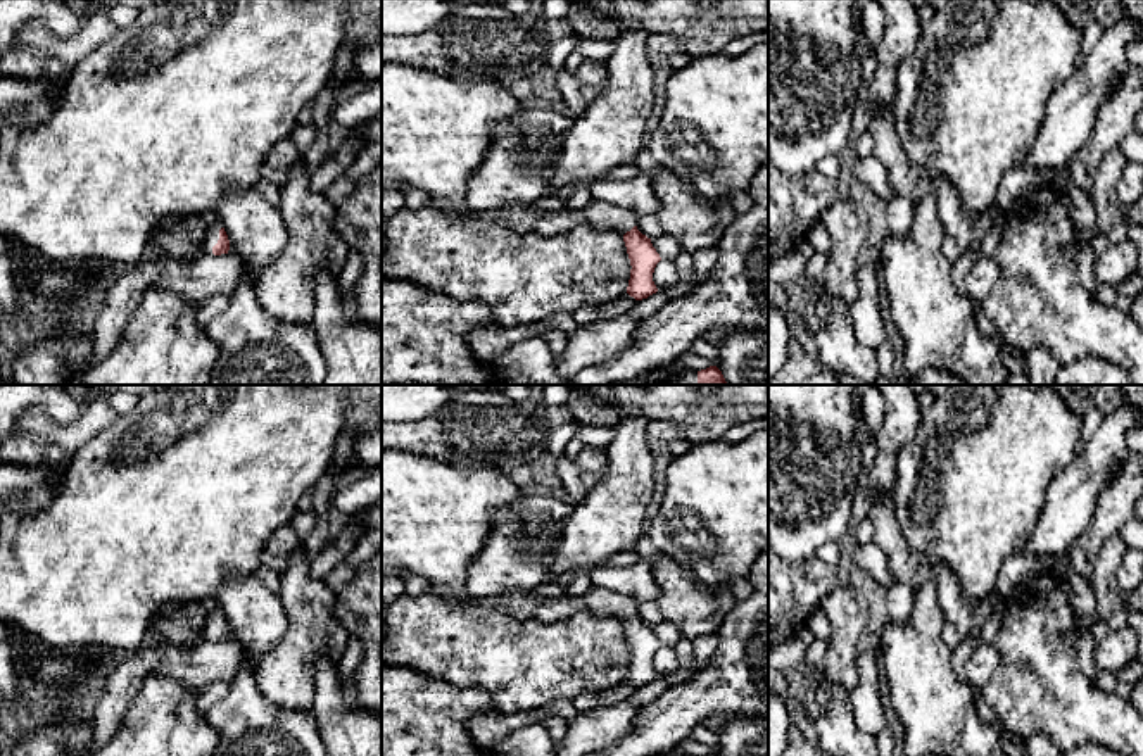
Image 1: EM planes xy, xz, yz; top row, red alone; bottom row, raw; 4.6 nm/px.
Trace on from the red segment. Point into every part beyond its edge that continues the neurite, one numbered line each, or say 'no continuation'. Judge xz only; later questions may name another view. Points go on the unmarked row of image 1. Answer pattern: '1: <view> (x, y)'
no continuation

